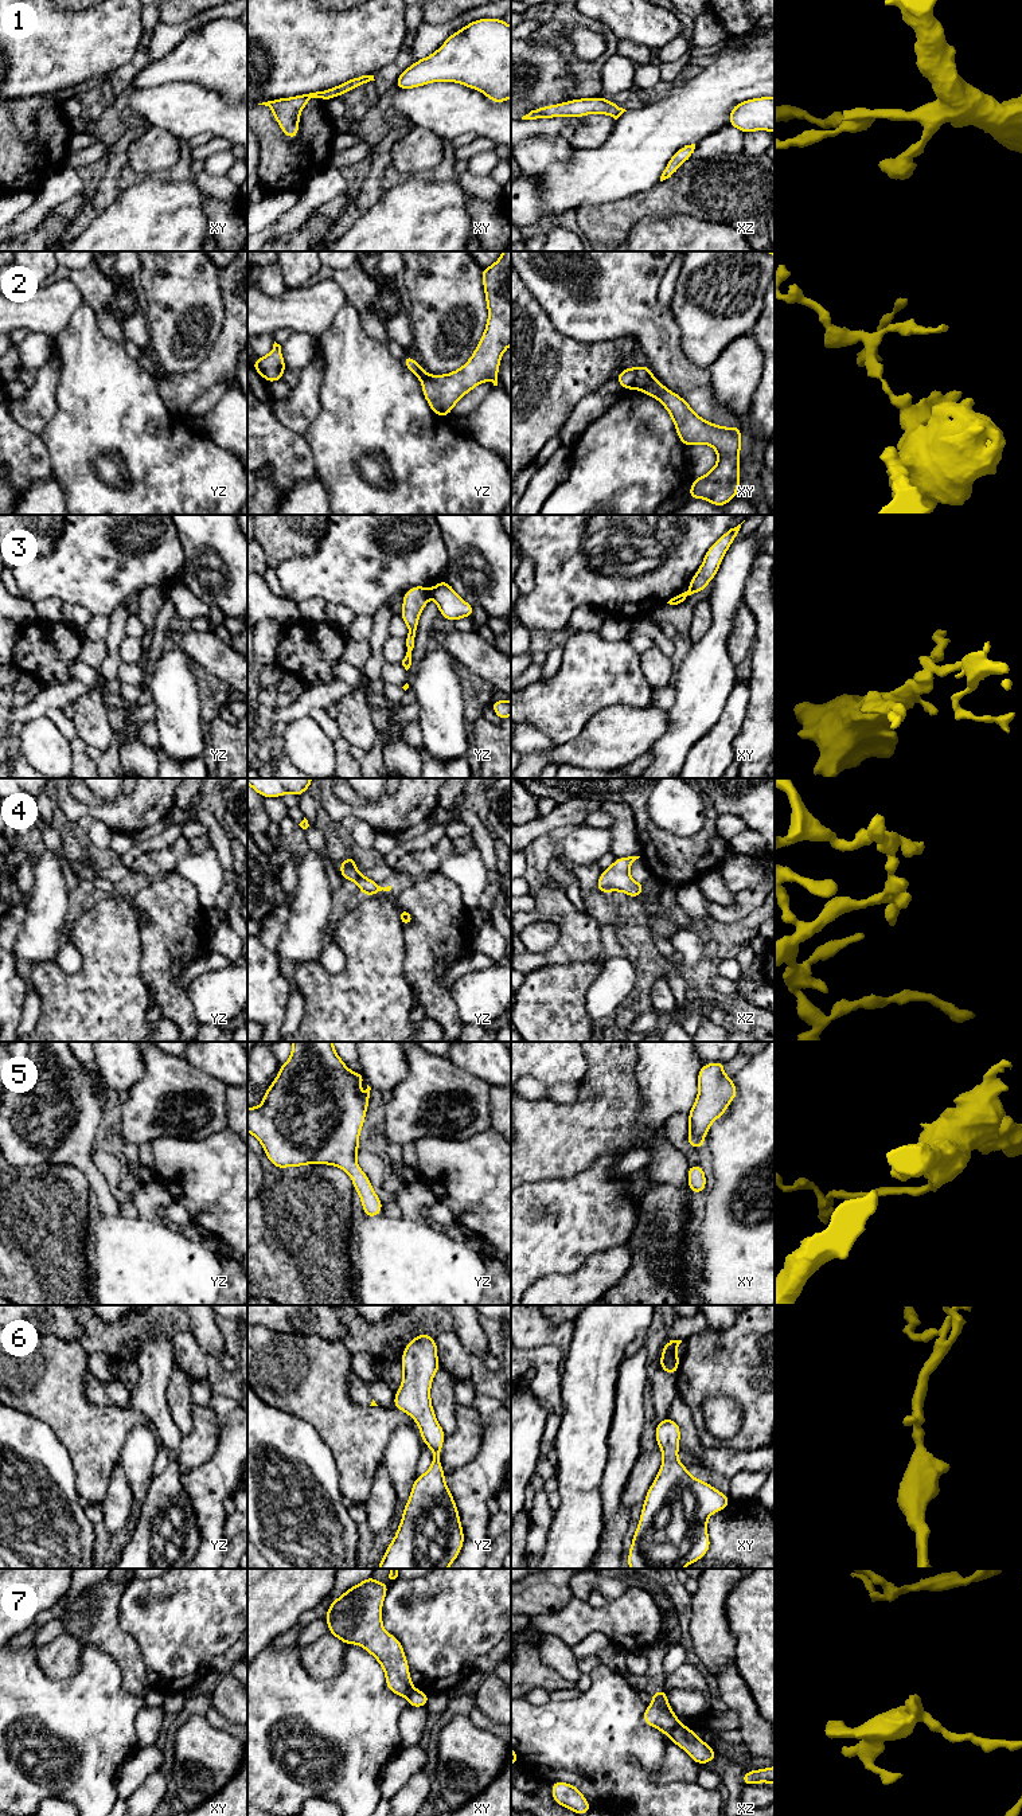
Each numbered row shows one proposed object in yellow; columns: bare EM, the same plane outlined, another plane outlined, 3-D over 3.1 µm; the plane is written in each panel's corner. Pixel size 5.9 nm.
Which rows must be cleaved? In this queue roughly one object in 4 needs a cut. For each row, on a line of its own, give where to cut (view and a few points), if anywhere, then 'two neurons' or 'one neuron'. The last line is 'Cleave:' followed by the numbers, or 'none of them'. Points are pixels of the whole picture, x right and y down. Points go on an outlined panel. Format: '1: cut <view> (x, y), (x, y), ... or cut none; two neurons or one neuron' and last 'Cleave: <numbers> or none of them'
1: cut none; one neuron
2: cut xy (652, 377), (639, 390); two neurons
3: cut yz (429, 589), (430, 594); two neurons
4: cut none; one neuron
5: cut none; one neuron
6: cut none; one neuron
7: cut xz (679, 1722), (669, 1736); two neurons
Cleave: 2, 3, 7

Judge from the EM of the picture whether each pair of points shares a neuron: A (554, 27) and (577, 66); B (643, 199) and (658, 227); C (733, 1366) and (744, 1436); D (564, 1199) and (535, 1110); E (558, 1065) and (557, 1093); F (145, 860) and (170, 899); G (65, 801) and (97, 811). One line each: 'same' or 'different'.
A: same
B: different
C: same
D: different
E: different
F: different
G: same

